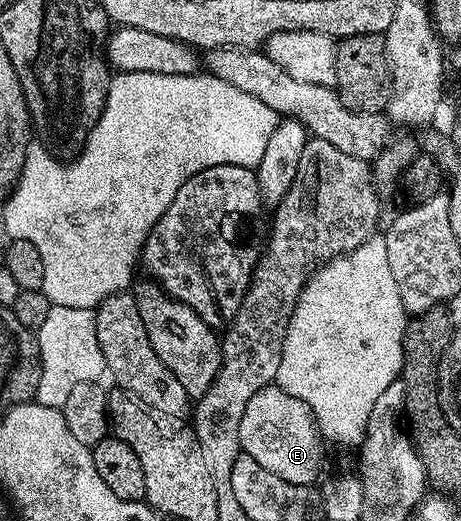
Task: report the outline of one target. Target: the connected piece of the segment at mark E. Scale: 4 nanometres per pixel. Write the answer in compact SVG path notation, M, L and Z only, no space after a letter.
M277 384L266 386L249 400L238 428L238 438L239 447L245 454L251 456L261 467L268 468L275 476L280 476L281 480L302 486L314 485L318 481L316 478L323 466L325 440L316 424L316 417L309 404L289 395Z

